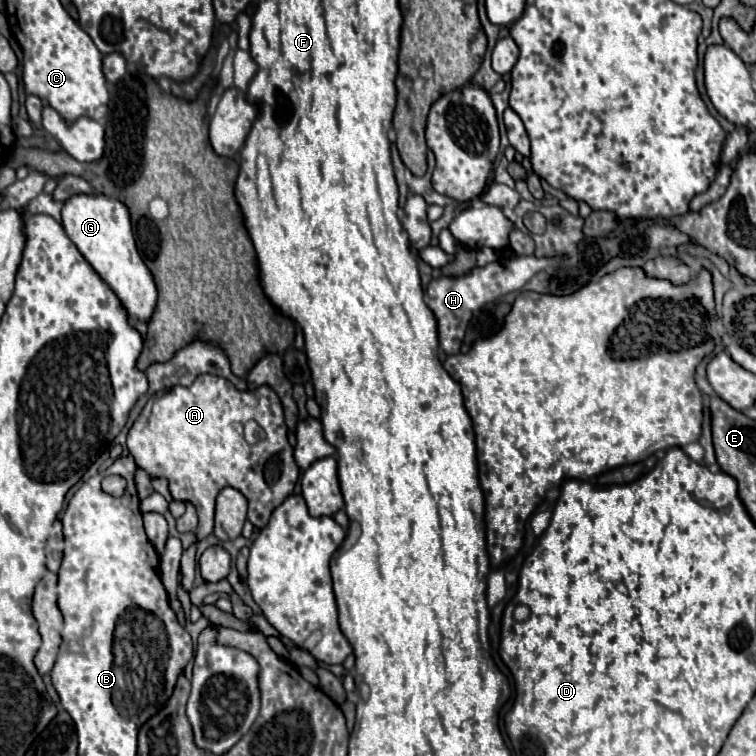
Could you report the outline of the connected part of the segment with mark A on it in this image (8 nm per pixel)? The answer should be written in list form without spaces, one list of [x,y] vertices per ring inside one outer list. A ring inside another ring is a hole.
[[[214,374],[198,376],[198,380],[188,388],[170,388],[166,392],[156,392],[154,396],[150,396],[128,432],[126,446],[128,452],[134,456],[138,468],[142,468],[150,478],[160,476],[170,482],[170,492],[174,500],[182,500],[182,502],[188,500],[196,506],[200,518],[196,530],[198,540],[204,540],[208,534],[212,534],[214,500],[222,488],[232,486],[240,490],[248,500],[248,520],[256,528],[264,528],[274,508],[282,504],[286,496],[292,494],[300,476],[300,468],[294,460],[294,450],[288,442],[282,404],[276,392],[270,386],[260,386],[256,390],[240,392],[232,386],[232,382]],[[248,420],[256,420],[266,432],[266,438],[256,442],[254,446],[246,444],[242,436],[242,428]]]

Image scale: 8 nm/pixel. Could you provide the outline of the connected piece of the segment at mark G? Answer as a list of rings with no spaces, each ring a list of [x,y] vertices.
[[[78,194],[66,200],[62,208],[62,224],[68,238],[74,242],[84,260],[94,268],[94,272],[108,284],[108,288],[118,296],[122,308],[126,308],[128,318],[148,322],[156,306],[156,284],[152,272],[140,258],[132,234],[128,208],[102,194],[86,196]]]

